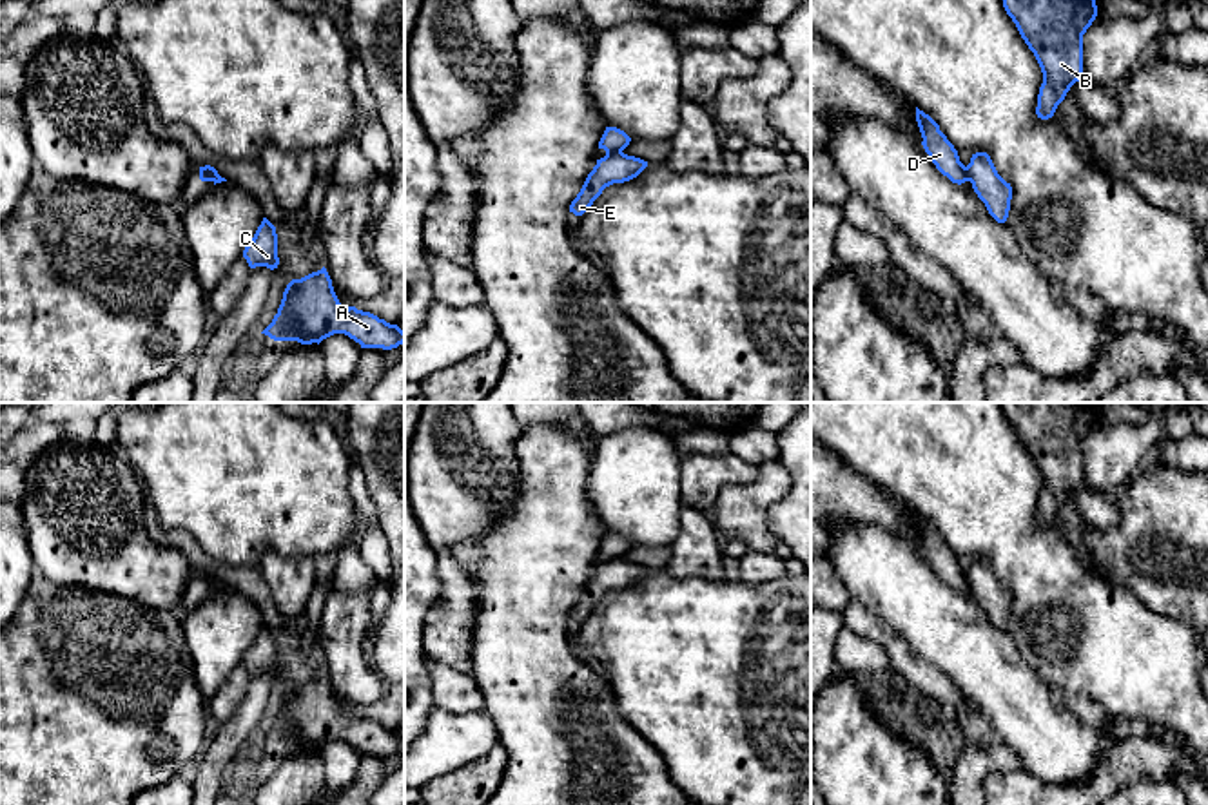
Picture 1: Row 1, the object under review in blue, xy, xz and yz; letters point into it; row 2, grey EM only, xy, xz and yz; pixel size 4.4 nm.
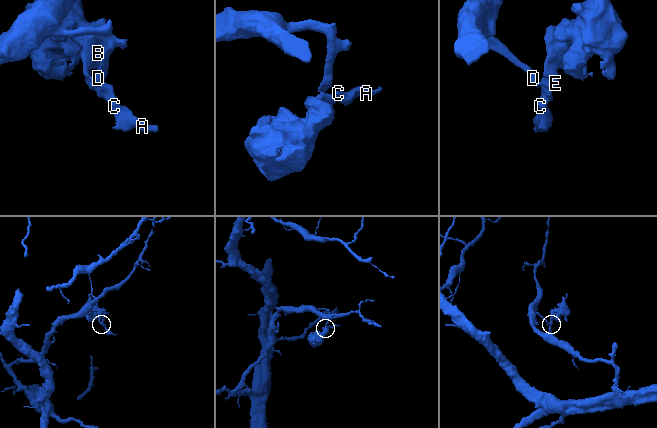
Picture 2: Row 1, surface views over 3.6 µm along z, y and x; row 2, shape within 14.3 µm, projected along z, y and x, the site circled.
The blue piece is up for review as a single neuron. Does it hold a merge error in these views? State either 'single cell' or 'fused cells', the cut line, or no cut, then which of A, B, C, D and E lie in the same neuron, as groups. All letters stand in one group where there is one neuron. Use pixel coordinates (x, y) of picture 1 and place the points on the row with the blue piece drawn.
fused cells; cut in xz along (621, 151), (606, 156); A B C E / D

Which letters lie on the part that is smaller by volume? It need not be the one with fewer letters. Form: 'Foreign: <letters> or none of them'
Foreign: A, B, C, E

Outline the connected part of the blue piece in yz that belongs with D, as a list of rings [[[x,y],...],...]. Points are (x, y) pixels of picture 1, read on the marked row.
[[[916,107],[916,121],[923,138],[921,145],[925,152],[930,156],[936,169],[943,176],[947,176],[952,183],[961,185],[965,181],[970,181],[967,167],[960,161],[958,150],[940,131],[940,125],[918,107]]]

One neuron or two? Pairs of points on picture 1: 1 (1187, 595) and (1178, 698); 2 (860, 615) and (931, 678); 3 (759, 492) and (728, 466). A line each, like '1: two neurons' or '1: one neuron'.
1: two neurons
2: one neuron
3: two neurons

